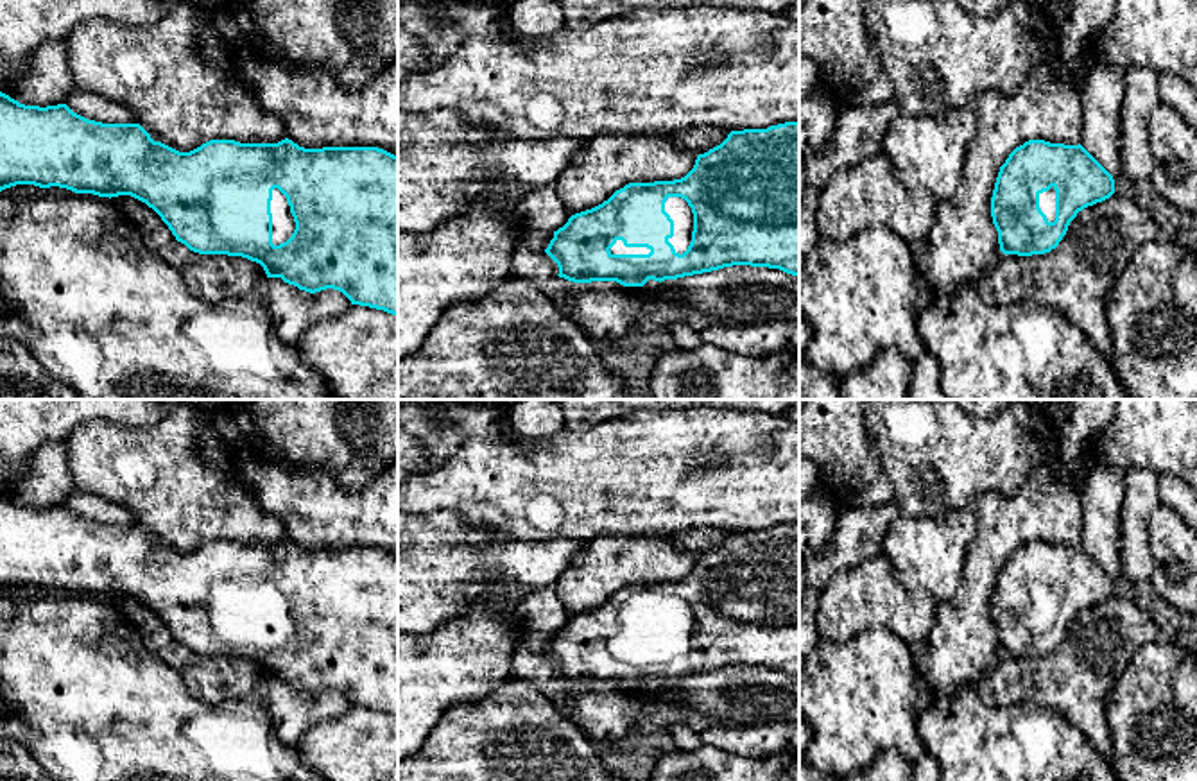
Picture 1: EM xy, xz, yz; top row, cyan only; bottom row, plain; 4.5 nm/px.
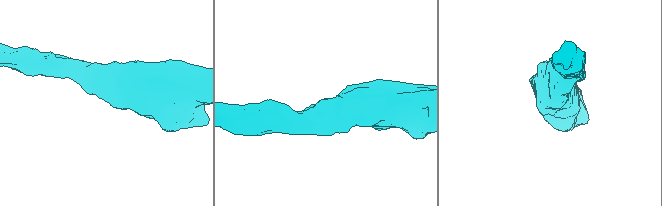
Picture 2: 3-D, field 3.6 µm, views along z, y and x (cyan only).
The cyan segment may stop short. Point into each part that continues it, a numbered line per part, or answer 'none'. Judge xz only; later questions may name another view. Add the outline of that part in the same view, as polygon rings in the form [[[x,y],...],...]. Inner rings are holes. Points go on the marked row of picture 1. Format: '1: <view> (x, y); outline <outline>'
1: xz (678, 208); outline [[[668,197],[665,202],[665,211],[674,220],[674,236],[668,238],[668,242],[674,245],[676,253],[683,254],[692,242],[693,231],[692,208],[681,197]]]

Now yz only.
1: yz (1047, 199); outline [[[1054,186],[1048,192],[1039,193],[1039,208],[1046,215],[1048,222],[1055,220],[1055,190],[1054,190]]]

